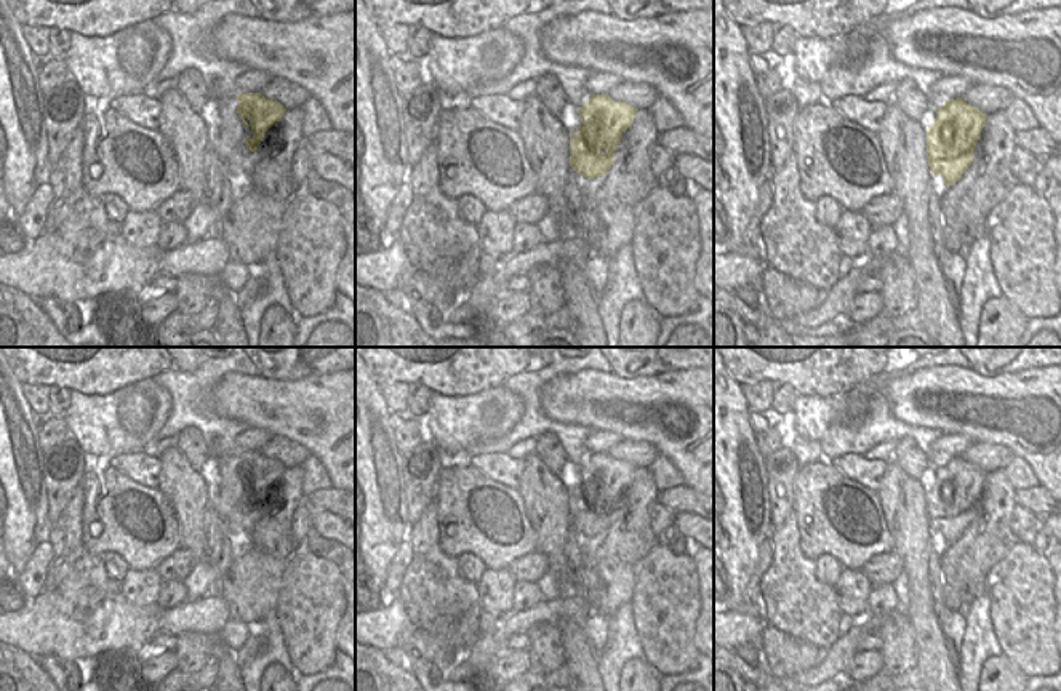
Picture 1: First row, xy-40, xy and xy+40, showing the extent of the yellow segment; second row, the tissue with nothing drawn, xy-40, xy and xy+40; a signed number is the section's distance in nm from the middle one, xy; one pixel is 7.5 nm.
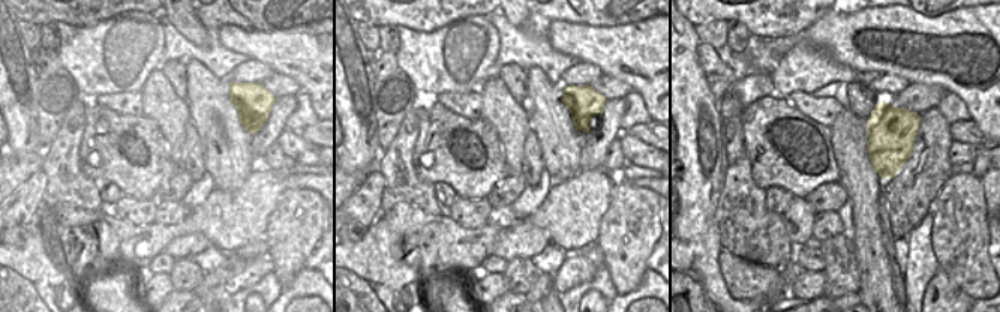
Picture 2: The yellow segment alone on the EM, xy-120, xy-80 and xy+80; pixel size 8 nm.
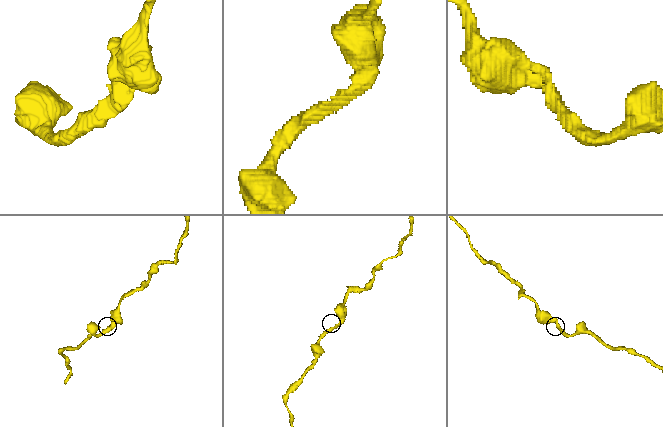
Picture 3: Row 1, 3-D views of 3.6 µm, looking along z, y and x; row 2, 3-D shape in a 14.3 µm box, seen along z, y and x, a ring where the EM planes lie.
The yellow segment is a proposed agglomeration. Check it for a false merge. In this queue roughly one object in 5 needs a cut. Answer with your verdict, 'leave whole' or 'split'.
leave whole

